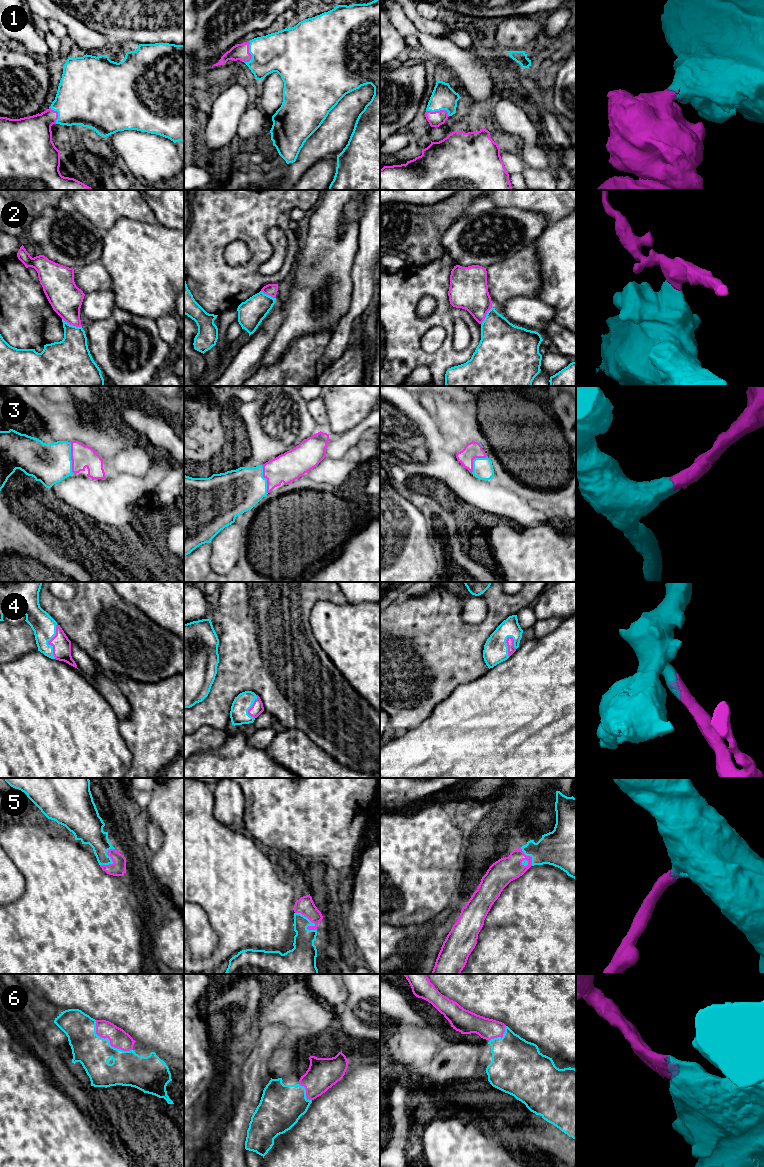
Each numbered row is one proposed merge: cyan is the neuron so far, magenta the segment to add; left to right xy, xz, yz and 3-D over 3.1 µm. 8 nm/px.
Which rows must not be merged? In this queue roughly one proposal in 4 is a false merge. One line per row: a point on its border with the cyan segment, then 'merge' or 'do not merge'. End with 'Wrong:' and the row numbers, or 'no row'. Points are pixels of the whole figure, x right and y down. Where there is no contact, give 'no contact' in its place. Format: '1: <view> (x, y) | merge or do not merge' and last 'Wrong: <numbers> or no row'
1: xz (249, 52) | merge
2: xy (72, 325) | do not merge
3: xy (70, 458) | merge
4: xy (47, 642) | merge
5: xz (313, 923) | merge
6: xy (109, 1040) | merge
Wrong: 2

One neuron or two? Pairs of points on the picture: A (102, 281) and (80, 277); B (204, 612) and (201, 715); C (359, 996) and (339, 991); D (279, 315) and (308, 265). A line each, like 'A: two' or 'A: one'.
A: one
B: two
C: two
D: two

